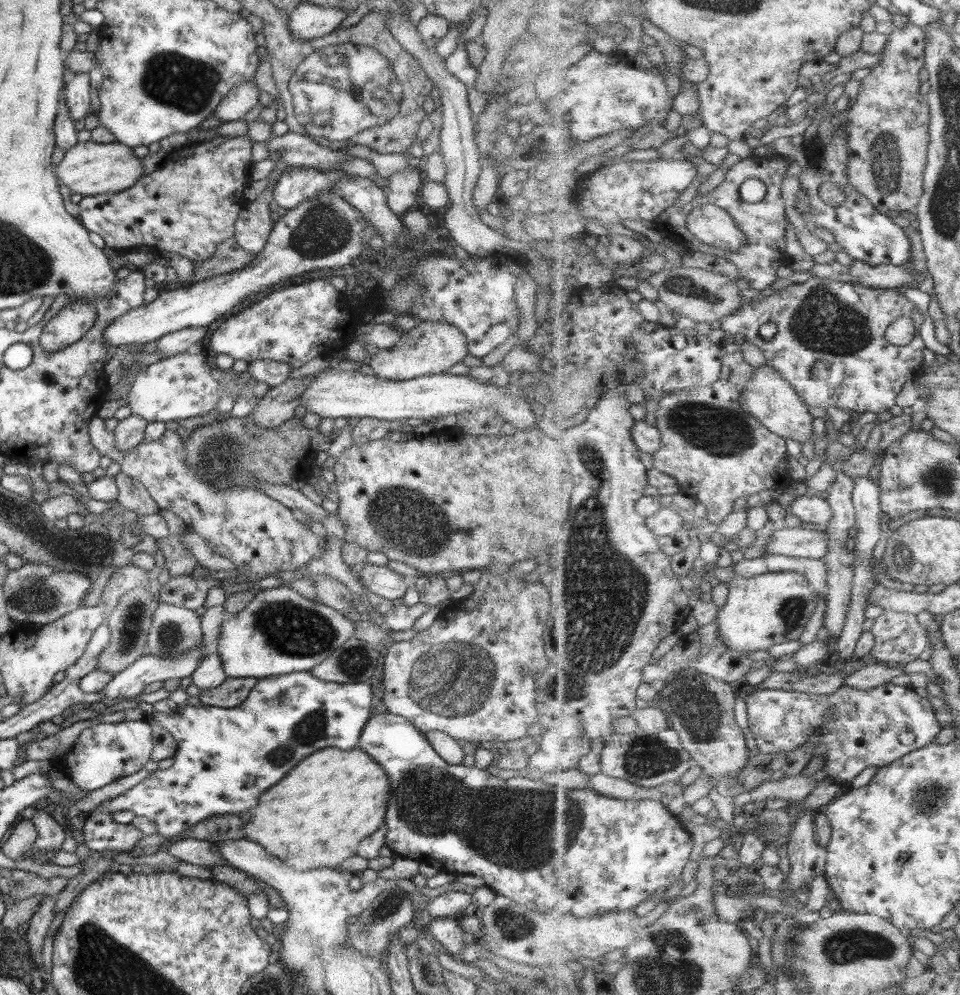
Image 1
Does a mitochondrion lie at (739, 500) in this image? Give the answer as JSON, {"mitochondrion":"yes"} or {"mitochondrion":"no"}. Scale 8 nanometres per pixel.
{"mitochondrion":"no"}

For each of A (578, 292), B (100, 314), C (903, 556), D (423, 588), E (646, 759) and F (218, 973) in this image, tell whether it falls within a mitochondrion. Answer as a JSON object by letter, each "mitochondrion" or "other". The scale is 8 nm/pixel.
{"A":"other","B":"other","C":"mitochondrion","D":"other","E":"mitochondrion","F":"other"}

